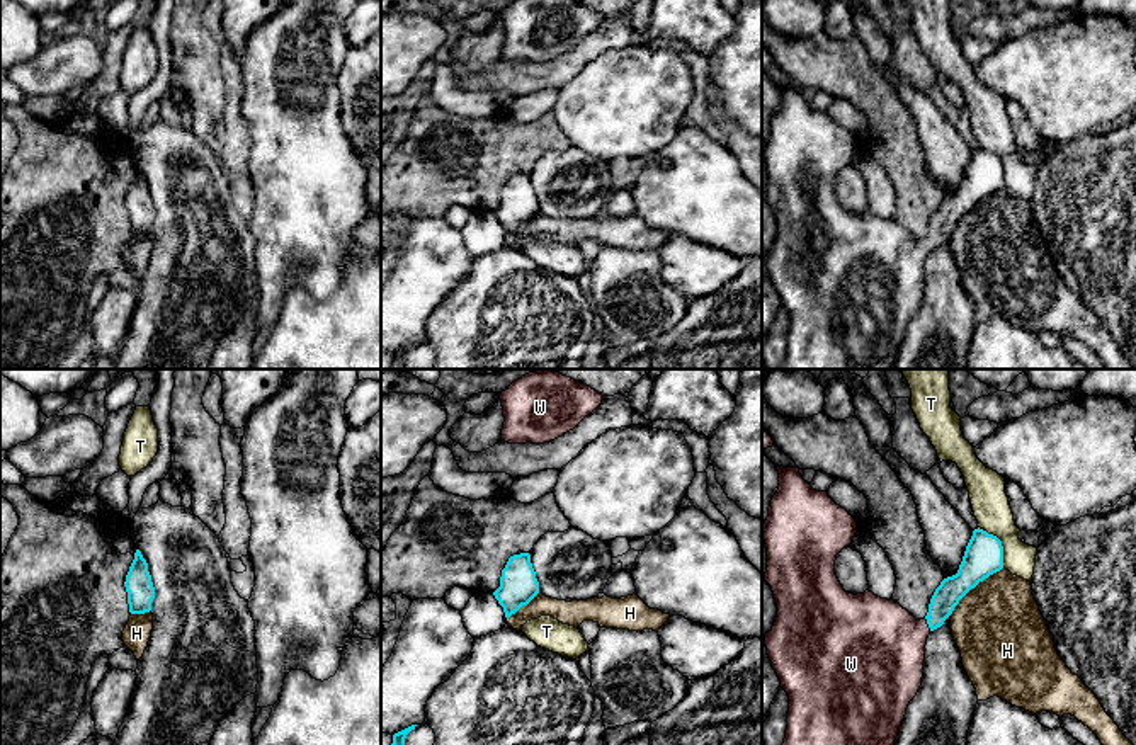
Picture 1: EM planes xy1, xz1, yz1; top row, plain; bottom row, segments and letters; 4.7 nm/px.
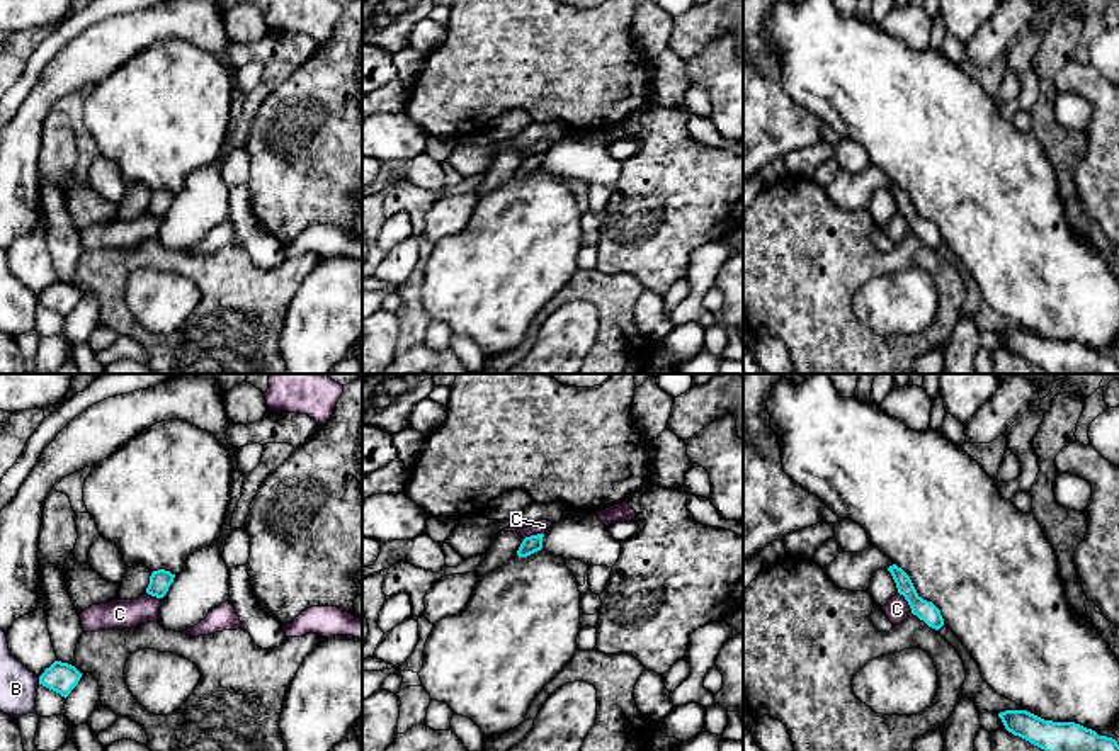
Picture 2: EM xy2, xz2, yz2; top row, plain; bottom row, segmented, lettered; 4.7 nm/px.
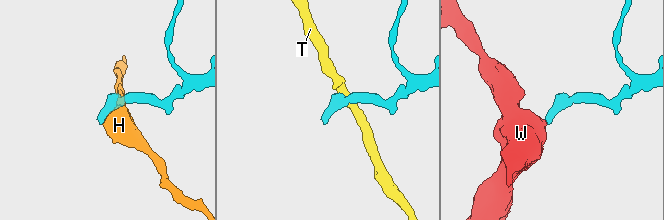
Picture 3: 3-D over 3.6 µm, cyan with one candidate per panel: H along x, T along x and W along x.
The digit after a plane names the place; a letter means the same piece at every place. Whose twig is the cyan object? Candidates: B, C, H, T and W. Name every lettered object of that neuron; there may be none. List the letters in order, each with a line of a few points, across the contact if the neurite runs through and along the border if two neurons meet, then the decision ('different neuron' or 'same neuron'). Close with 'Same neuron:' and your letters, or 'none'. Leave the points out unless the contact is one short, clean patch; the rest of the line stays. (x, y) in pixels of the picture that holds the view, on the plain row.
B: line xy2 (38, 296), (39, 303); different neuron
C: line xz2 (543, 152), (524, 158); different neuron
H: line yz1 (1002, 186), (980, 199), (949, 233); different neuron
T: line yz1 (978, 145), (1000, 160), (1004, 186); different neuron
W: line yz1 (953, 208), (927, 242), (903, 257), (880, 264); same neuron
Same neuron: W

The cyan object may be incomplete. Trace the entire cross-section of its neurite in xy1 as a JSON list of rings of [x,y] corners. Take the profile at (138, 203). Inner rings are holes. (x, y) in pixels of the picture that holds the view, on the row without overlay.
[[[136,168],[134,172],[134,179],[126,194],[124,206],[128,211],[128,223],[131,233],[145,233],[151,230],[155,206],[148,191],[148,182],[139,168]]]

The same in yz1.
[[[777,85],[777,90],[779,109],[762,145],[765,201],[777,223],[765,265],[789,315],[781,369],[893,369],[906,327],[922,304],[929,253],[944,243],[971,208],[1003,187],[1002,160],[974,148],[957,192],[940,201],[927,235],[915,238],[895,219],[869,209],[857,214],[843,209],[835,194],[835,179],[852,162],[857,139],[826,111],[813,109],[799,87]]]

